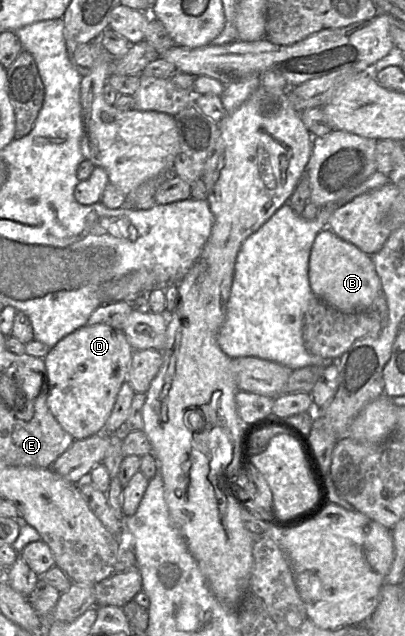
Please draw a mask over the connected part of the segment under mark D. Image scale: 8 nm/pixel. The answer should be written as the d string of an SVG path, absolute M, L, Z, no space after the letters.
M106 324L84 325L64 337L44 358L49 384L47 405L61 427L74 440L102 433L121 385L126 381L134 350L122 330Z

